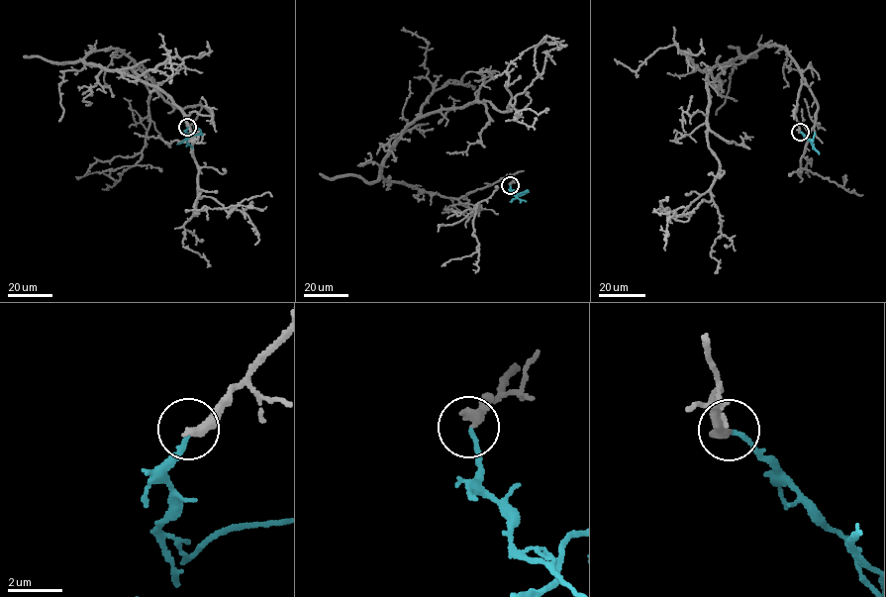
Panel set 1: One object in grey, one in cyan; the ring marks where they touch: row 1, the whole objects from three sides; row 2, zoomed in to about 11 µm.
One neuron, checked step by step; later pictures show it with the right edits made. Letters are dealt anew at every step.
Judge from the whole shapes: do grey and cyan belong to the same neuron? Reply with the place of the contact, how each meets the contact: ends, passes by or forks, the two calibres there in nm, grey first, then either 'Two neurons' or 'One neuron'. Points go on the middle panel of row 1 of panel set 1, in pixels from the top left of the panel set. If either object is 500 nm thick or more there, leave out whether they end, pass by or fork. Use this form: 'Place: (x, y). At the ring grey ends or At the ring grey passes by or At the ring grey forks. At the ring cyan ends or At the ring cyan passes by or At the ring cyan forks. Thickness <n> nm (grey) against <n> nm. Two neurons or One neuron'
Place: (510, 185). At the ring grey ends. At the ring cyan ends. Thickness 400 nm (grey) against 160 nm. One neuron

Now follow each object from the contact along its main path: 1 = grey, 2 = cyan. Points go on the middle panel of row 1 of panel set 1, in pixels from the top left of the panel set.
1: (510, 185), (445, 198), (386, 182), (381, 161), (434, 112), (508, 110), (509, 64), (547, 36), (563, 46)
2: (510, 185), (513, 194), (527, 191), (520, 196)

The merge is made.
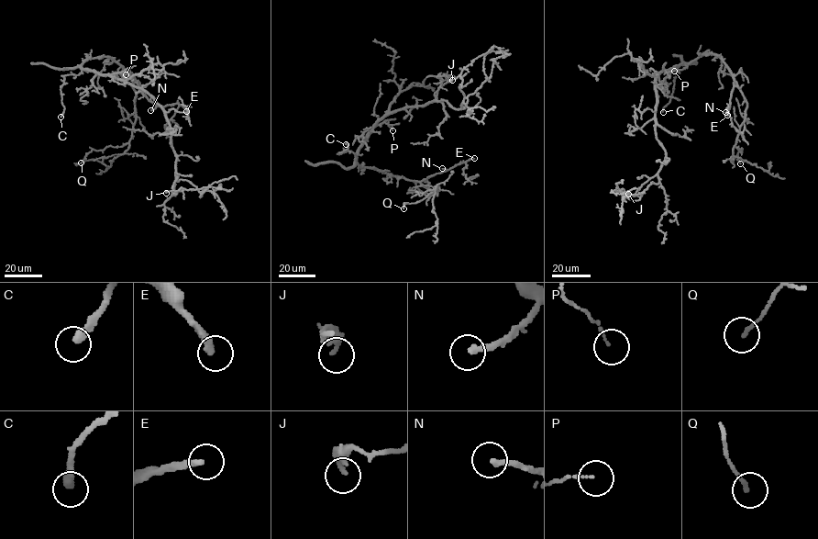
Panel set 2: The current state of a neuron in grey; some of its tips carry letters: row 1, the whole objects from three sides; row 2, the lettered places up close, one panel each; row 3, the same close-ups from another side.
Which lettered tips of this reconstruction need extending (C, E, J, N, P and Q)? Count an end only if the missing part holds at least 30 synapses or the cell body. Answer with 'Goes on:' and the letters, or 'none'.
Goes on: C, E, N

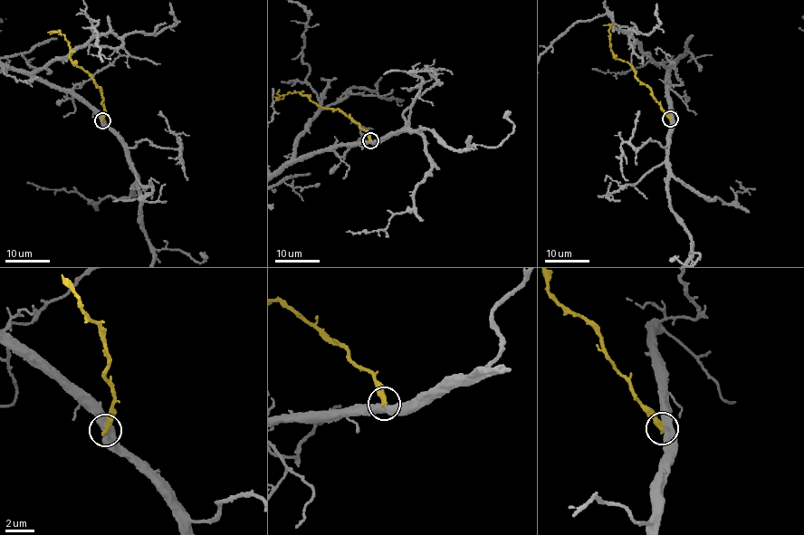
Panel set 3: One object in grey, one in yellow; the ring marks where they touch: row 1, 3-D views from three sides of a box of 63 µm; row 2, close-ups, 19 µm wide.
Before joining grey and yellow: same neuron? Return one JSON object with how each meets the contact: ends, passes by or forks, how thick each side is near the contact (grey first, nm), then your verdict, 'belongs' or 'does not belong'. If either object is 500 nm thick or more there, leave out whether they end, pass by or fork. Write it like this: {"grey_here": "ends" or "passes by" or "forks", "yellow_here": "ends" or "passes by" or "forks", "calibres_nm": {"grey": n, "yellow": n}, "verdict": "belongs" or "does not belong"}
{"calibres_nm": {"grey": 550, "yellow": 360}, "verdict": "does not belong"}

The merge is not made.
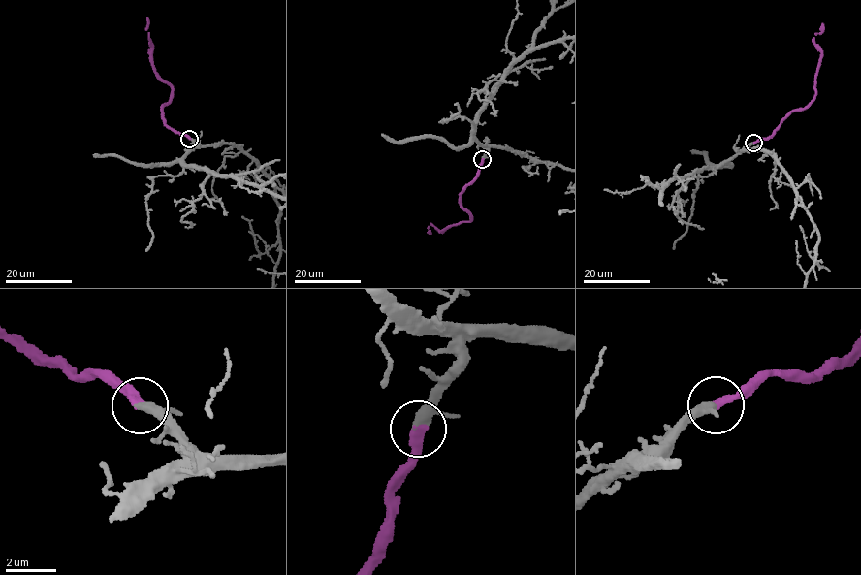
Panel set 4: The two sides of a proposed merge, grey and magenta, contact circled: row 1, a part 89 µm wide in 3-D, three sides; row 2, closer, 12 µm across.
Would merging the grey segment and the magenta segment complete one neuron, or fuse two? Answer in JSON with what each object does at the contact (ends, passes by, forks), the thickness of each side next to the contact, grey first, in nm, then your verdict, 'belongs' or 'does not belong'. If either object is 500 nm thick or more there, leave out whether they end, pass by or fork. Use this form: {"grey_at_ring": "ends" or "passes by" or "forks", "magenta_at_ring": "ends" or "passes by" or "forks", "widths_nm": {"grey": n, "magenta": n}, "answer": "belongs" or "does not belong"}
{"grey_at_ring": "passes by", "magenta_at_ring": "ends", "widths_nm": {"grey": 280, "magenta": 380}, "answer": "belongs"}

